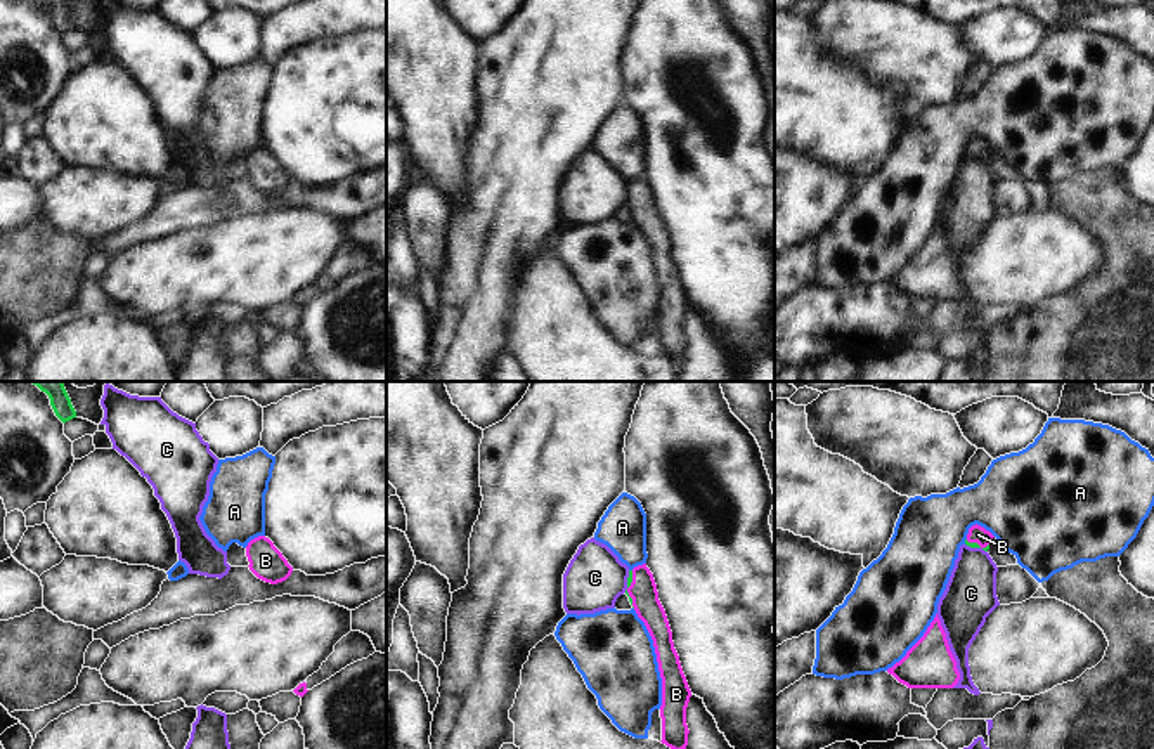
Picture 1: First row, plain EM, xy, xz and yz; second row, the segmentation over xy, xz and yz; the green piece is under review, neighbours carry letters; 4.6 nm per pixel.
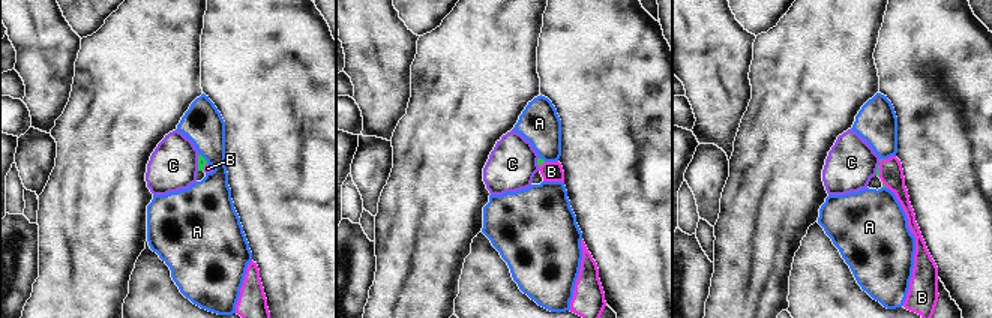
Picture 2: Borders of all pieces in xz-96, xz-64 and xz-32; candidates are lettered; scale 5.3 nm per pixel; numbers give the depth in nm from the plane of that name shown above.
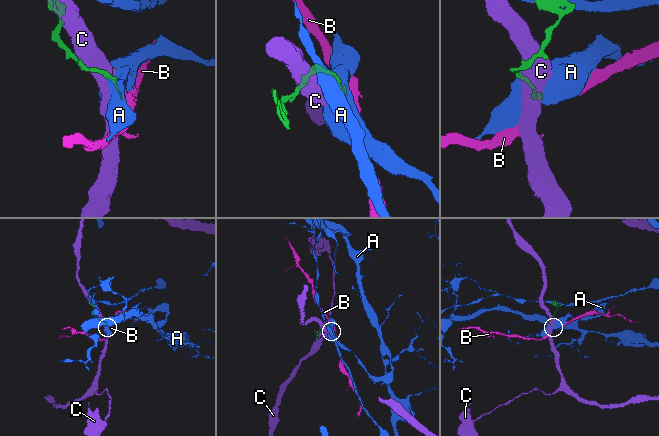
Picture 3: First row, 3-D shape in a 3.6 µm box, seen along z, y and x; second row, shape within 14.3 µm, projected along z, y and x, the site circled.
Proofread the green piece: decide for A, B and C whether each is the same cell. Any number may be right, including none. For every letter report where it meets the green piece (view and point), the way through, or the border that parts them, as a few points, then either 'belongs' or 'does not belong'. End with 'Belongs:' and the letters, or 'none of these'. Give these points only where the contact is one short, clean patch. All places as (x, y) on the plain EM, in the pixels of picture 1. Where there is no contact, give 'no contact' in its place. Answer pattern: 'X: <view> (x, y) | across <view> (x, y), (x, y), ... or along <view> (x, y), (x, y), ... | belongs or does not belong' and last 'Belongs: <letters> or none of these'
A: yz (965, 153) | does not belong
B: xz (626, 201) | across xz (629, 191), (626, 201), (643, 203) | belongs
C: xz (628, 193) | does not belong
Belongs: B

